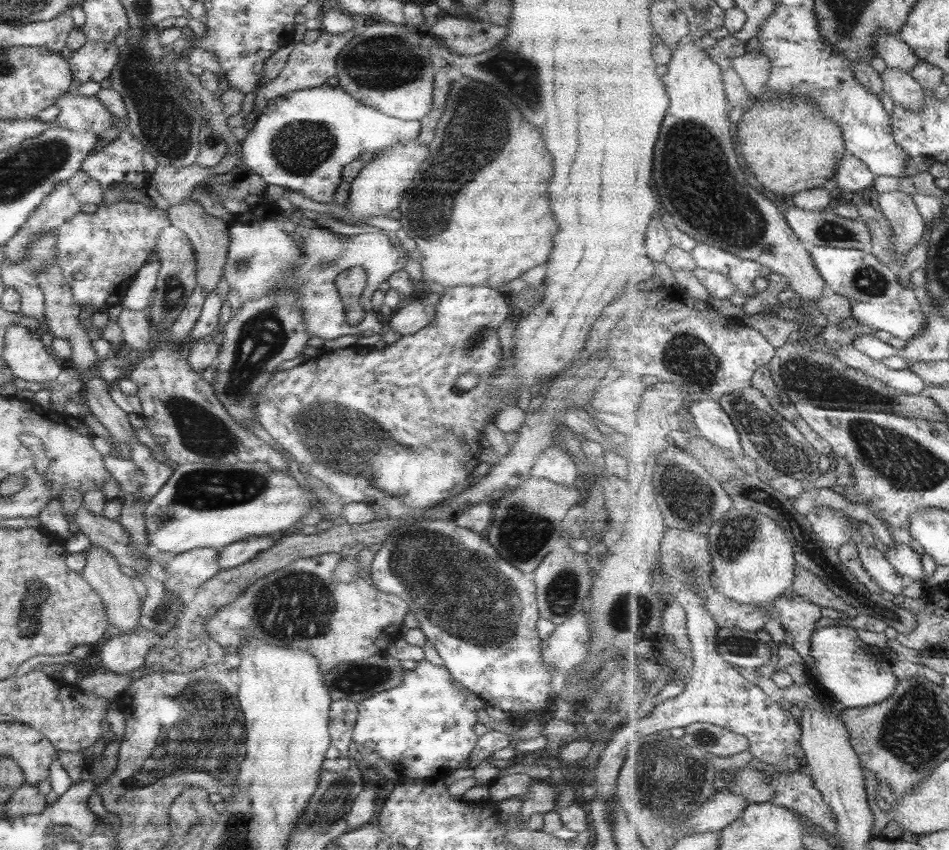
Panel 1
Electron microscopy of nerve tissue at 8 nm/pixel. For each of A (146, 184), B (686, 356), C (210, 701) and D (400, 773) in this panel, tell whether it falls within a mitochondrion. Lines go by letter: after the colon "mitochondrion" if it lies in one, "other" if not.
A: other
B: mitochondrion
C: mitochondrion
D: other

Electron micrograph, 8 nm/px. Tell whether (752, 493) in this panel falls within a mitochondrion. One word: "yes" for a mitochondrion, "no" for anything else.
yes

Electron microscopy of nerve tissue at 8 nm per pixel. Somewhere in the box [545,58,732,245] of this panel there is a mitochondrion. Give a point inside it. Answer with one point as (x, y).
(688, 149)

